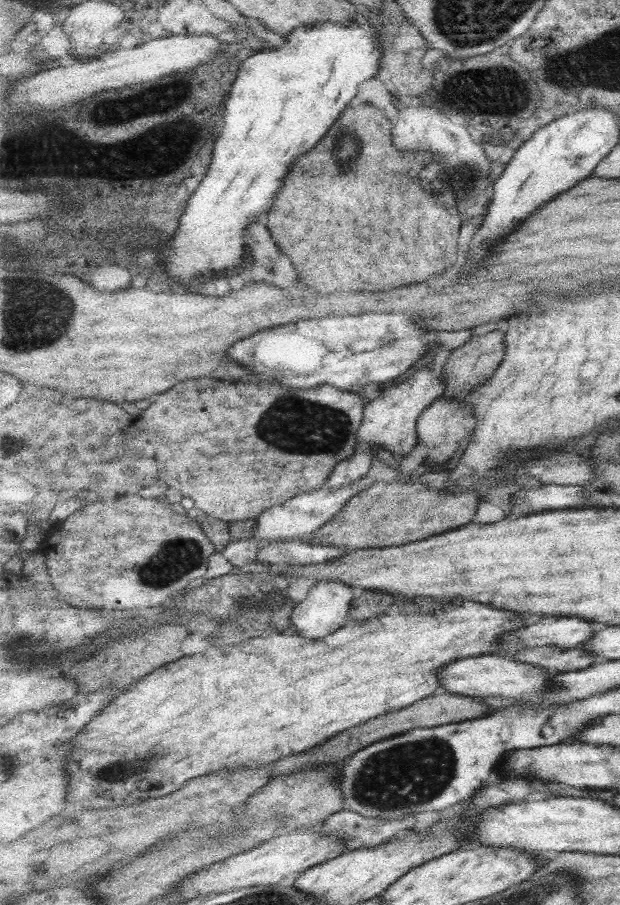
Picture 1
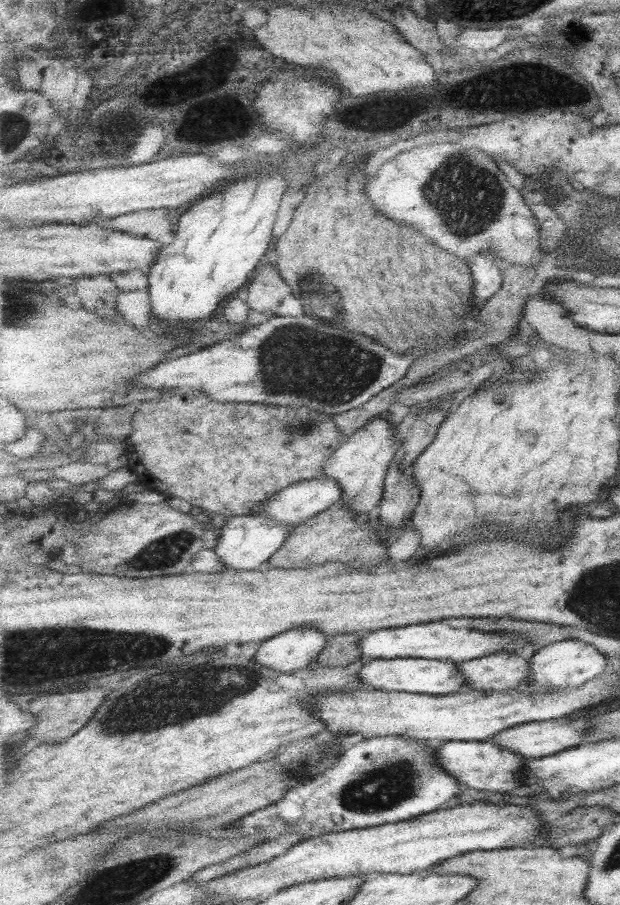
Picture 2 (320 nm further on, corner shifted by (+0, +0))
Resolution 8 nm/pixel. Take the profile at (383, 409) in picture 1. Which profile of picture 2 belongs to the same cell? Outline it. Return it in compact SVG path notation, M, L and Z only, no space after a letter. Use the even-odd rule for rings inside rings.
M382 417L369 421L347 438L324 466L324 476L336 480L342 486L343 498L339 505L346 506L361 516L363 512L371 512L379 505L386 492L388 472L399 450L402 450L402 440L396 438L396 427Z

